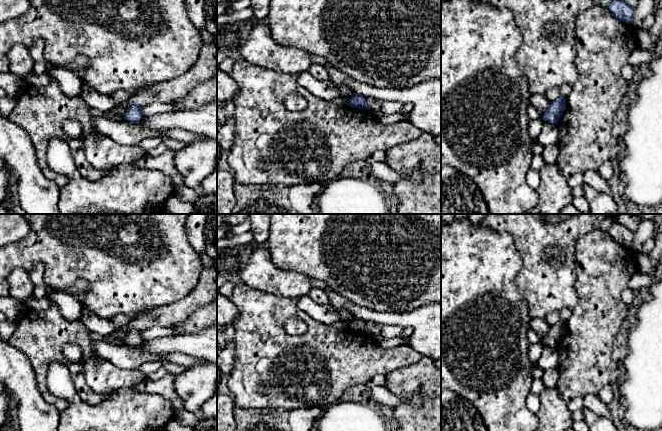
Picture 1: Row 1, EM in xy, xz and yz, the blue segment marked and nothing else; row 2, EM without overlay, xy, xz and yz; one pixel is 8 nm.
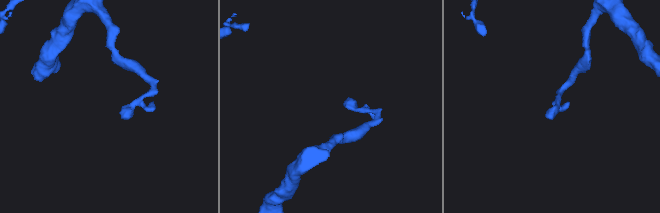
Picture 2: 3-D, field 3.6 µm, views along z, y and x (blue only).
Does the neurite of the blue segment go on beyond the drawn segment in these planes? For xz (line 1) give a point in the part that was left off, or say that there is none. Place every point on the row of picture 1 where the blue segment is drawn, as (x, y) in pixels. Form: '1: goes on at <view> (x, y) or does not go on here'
1: does not go on here

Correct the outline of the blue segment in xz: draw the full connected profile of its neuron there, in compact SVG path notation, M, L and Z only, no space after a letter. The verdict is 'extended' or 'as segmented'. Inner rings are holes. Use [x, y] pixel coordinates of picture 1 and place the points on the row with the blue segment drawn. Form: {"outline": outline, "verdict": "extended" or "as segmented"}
{"outline": "M353 93L352 97L347 100L347 105L352 108L368 110L366 106L366 98L355 93Z", "verdict": "as segmented"}

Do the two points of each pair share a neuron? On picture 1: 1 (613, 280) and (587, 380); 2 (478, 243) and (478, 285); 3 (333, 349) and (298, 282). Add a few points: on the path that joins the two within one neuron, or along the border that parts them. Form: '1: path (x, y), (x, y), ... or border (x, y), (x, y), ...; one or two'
1: path (599, 305), (599, 314), (588, 339), (587, 355); one
2: path (478, 253), (478, 275); one
3: border (274, 294), (297, 297); two

